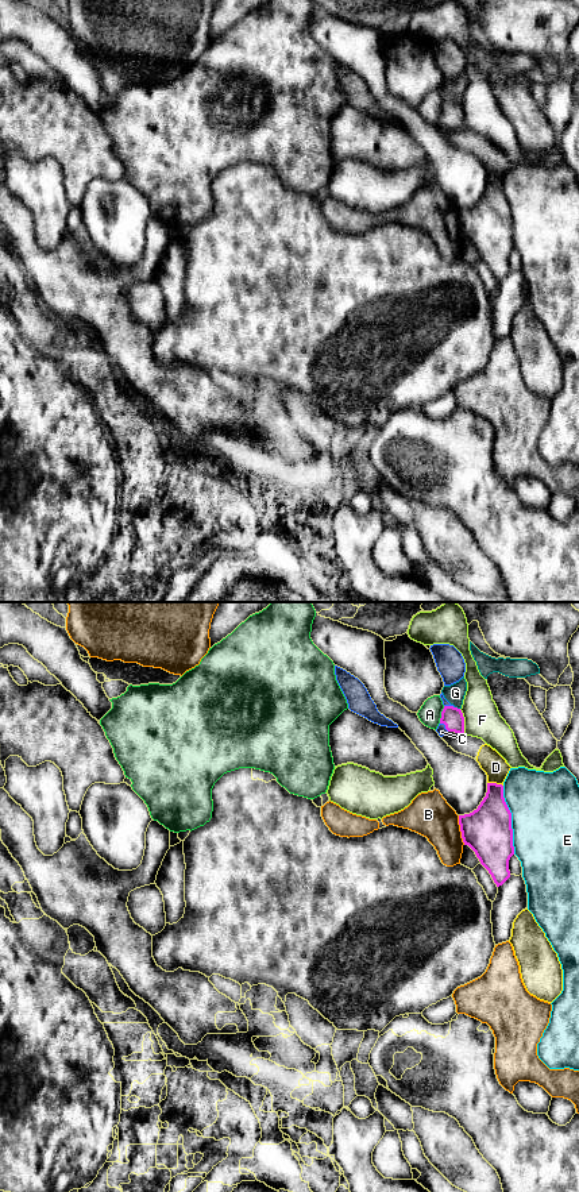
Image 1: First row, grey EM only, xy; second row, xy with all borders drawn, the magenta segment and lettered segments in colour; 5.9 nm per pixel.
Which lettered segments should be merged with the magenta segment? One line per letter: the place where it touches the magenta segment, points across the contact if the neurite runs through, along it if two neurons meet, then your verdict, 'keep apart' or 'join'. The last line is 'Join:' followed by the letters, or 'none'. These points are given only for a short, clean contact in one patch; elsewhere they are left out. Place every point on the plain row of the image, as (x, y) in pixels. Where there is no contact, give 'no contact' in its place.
A: meets magenta in xy at (442, 110); keep apart
B: meets magenta in xy at (460, 226); keep apart
C: meets magenta in xy at (446, 122); runs through xy (452, 112), (446, 122), (442, 126); join
D: meets magenta in xy at (495, 178); keep apart
E: meets magenta in xy at (510, 215); keep apart
F: meets magenta in xy at (463, 116); keep apart
G: meets magenta in xy at (456, 103); keep apart
Join: C

